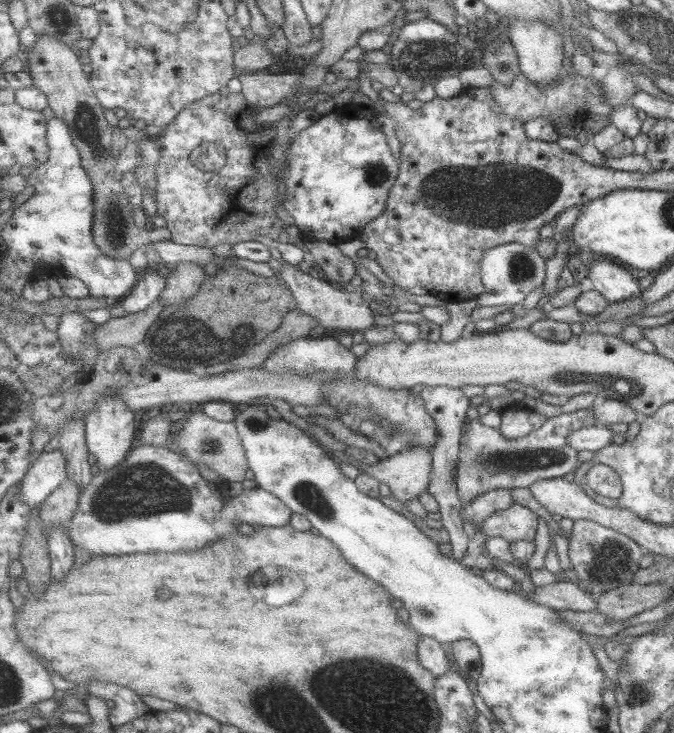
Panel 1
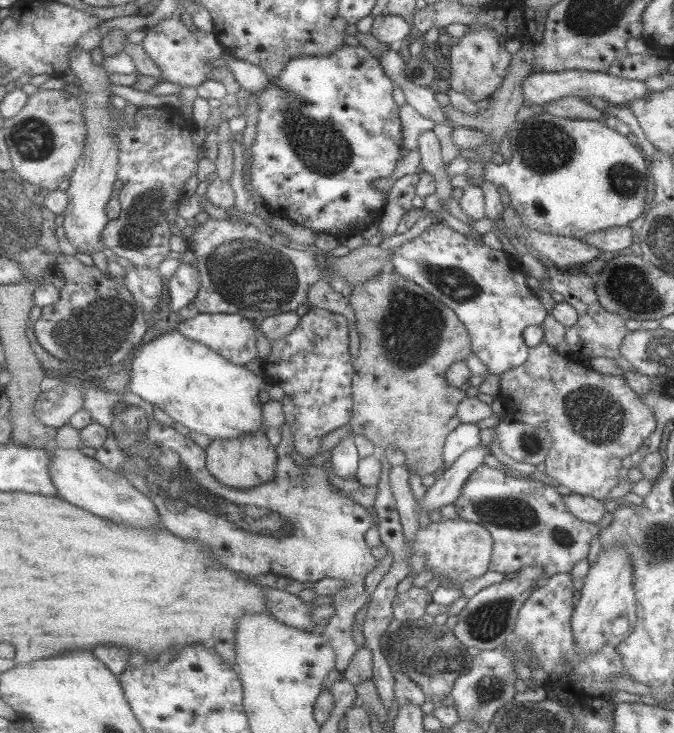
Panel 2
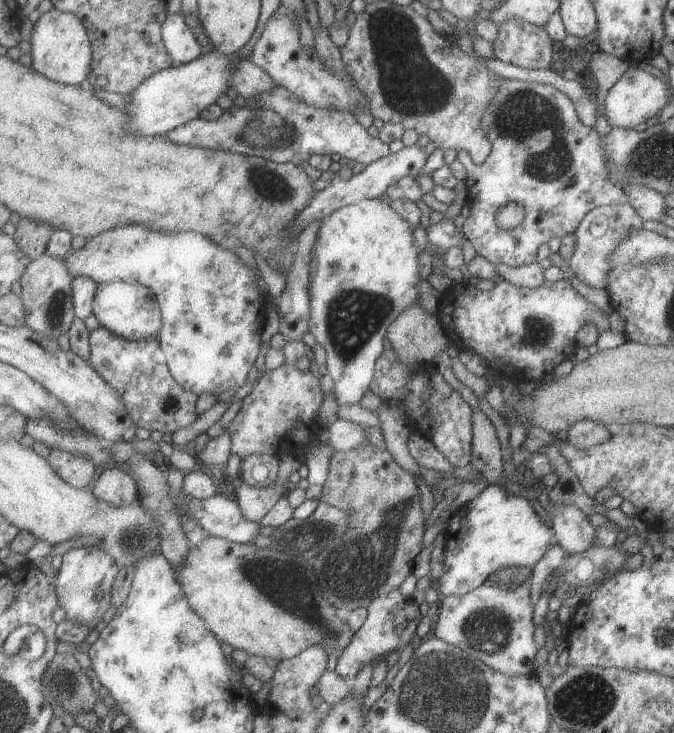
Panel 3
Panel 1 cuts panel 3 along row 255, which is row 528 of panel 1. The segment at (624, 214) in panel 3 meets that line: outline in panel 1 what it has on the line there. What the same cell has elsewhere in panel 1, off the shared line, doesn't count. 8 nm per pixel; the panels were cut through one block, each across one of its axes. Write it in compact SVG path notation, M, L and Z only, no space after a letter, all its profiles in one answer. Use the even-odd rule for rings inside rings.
M573 520L568 538L568 558L571 570L578 578L577 586L589 592L591 598L597 600L604 592L633 583L633 576L644 565L644 551L634 540L608 529L591 520Z

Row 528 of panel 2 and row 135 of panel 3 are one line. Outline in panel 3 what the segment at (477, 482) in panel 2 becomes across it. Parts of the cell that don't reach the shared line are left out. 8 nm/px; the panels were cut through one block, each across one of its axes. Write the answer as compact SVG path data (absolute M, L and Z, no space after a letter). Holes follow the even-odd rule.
M500 78L500 88L486 107L482 129L485 129L491 144L491 152L485 162L477 164L466 150L457 154L457 159L466 169L471 192L467 201L471 214L465 219L462 229L477 254L485 256L494 265L502 262L510 267L519 267L535 263L539 244L545 244L552 236L561 239L565 234L573 234L590 210L601 205L627 202L624 192L606 179L600 136L594 127L585 126L577 119L571 100L552 85ZM508 202L515 202L525 210L523 222L513 230L495 226L495 210Z

